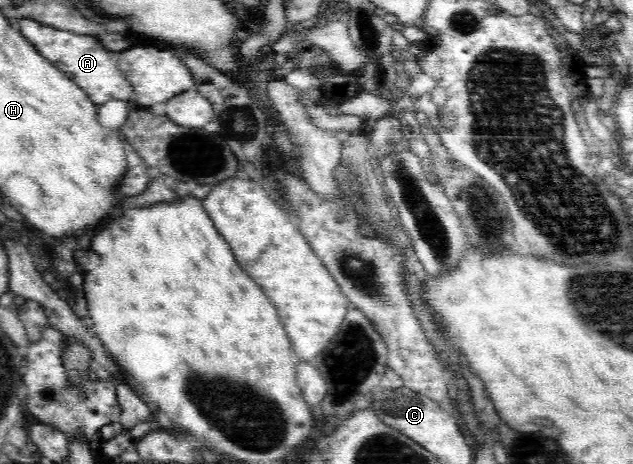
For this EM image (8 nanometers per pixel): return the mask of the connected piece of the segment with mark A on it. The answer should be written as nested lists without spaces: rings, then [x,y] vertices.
[[[22,18],[18,26],[20,26],[20,32],[25,40],[30,40],[42,56],[46,56],[46,59],[56,68],[60,68],[64,74],[68,74],[92,98],[94,104],[101,105],[109,100],[128,100],[132,96],[131,82],[124,76],[119,66],[110,60],[110,52],[104,50],[96,38],[50,28],[50,26],[38,24],[30,18]]]

